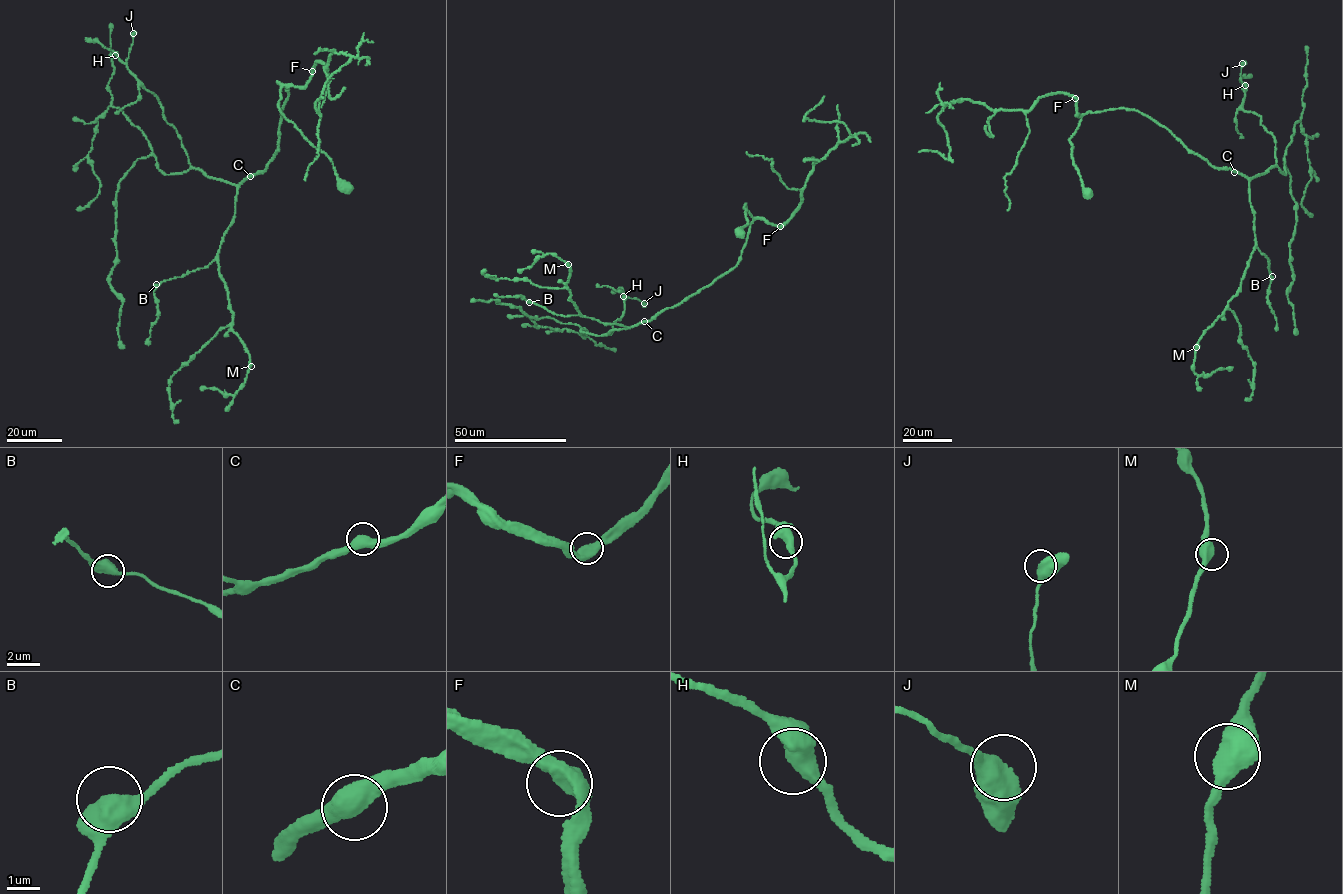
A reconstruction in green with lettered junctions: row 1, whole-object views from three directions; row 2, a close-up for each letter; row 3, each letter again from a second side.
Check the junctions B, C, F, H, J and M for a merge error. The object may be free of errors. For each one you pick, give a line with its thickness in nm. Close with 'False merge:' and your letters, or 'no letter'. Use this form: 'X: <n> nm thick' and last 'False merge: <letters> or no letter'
False merge: no letter

